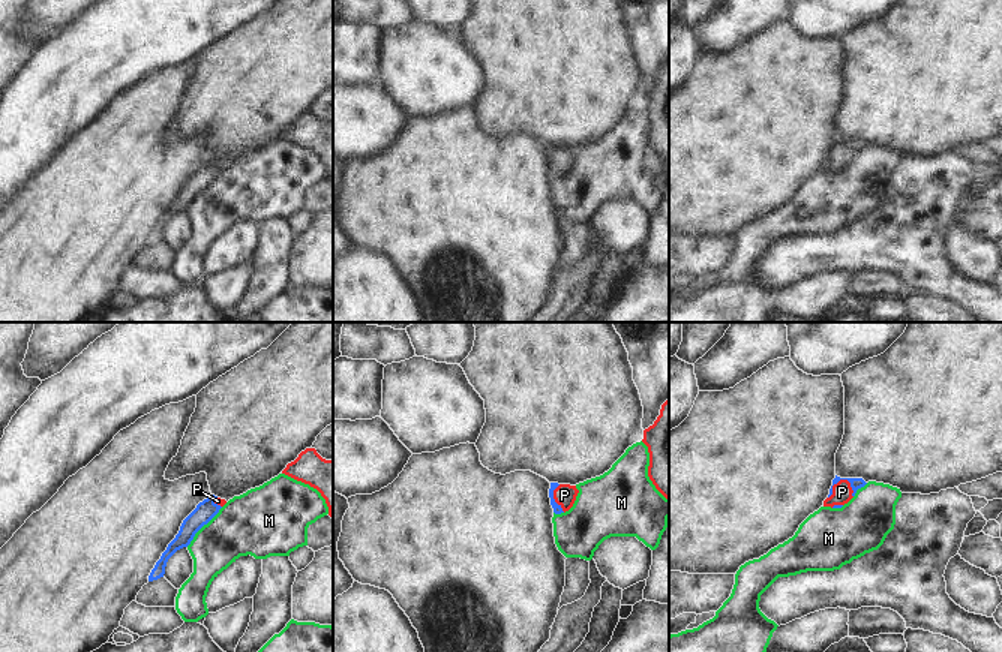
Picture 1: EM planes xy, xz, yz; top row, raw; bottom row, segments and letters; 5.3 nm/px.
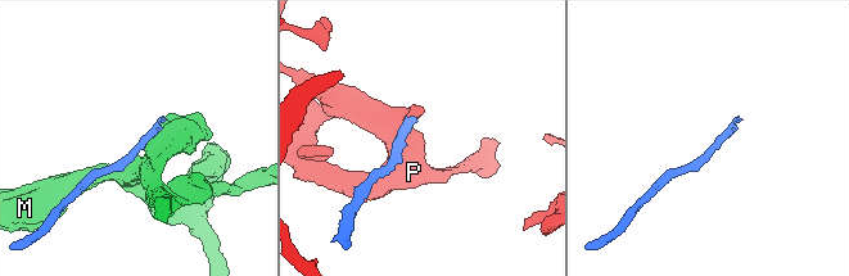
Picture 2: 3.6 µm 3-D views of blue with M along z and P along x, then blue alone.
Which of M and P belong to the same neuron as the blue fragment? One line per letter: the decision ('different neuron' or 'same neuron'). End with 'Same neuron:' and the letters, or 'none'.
M: different neuron
P: same neuron
Same neuron: P

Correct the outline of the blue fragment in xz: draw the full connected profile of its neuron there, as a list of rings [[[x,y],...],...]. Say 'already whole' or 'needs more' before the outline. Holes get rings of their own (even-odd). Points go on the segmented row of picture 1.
needs more; [[[550,483],[549,498],[555,514],[568,511],[578,496],[576,486]]]

